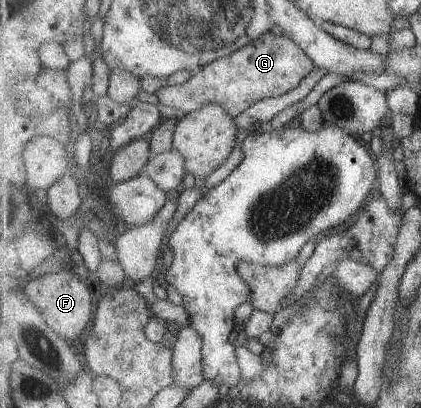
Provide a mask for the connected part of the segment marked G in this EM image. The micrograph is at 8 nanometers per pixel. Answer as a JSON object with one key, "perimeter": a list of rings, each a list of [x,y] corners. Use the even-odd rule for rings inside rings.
{"perimeter":[[[271,31],[259,39],[233,51],[229,56],[215,60],[199,69],[187,83],[166,86],[156,91],[158,101],[165,107],[174,107],[178,113],[188,113],[217,103],[233,117],[265,98],[277,97],[299,87],[301,81],[316,69],[313,59],[289,35],[280,36]]]}

